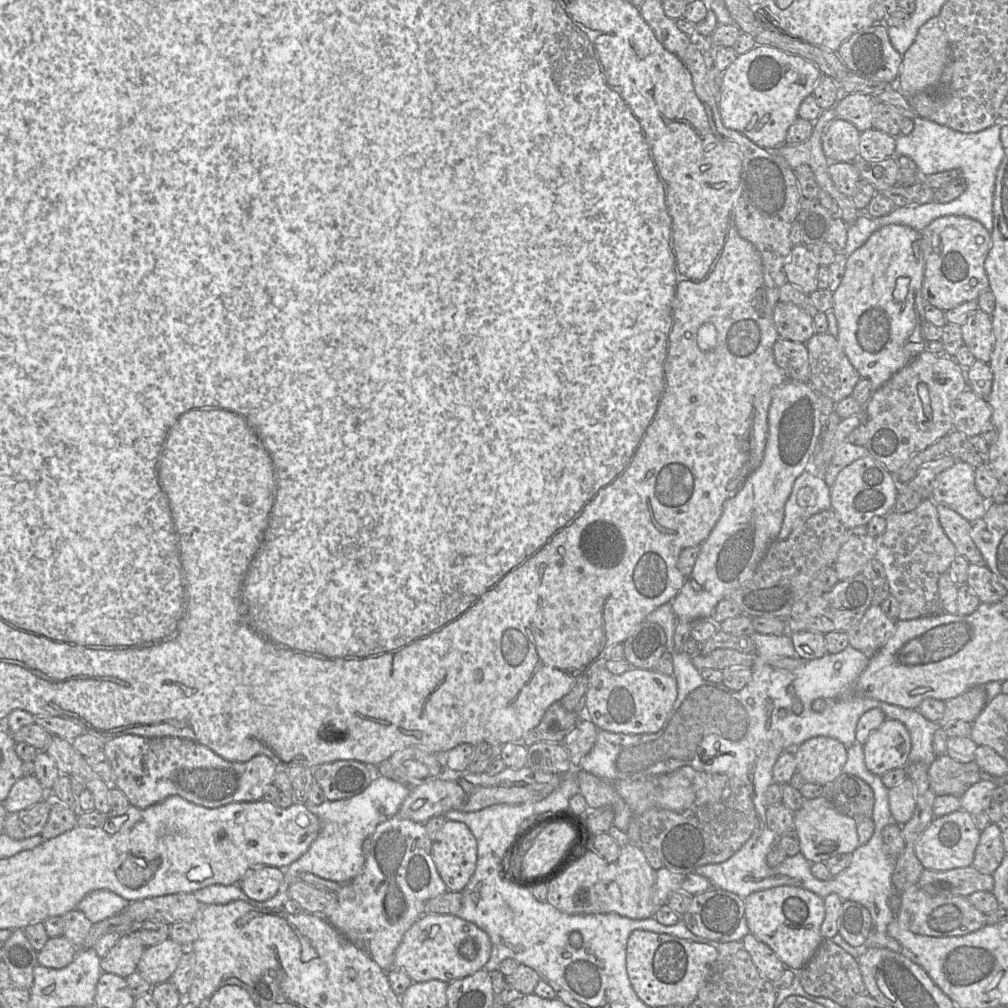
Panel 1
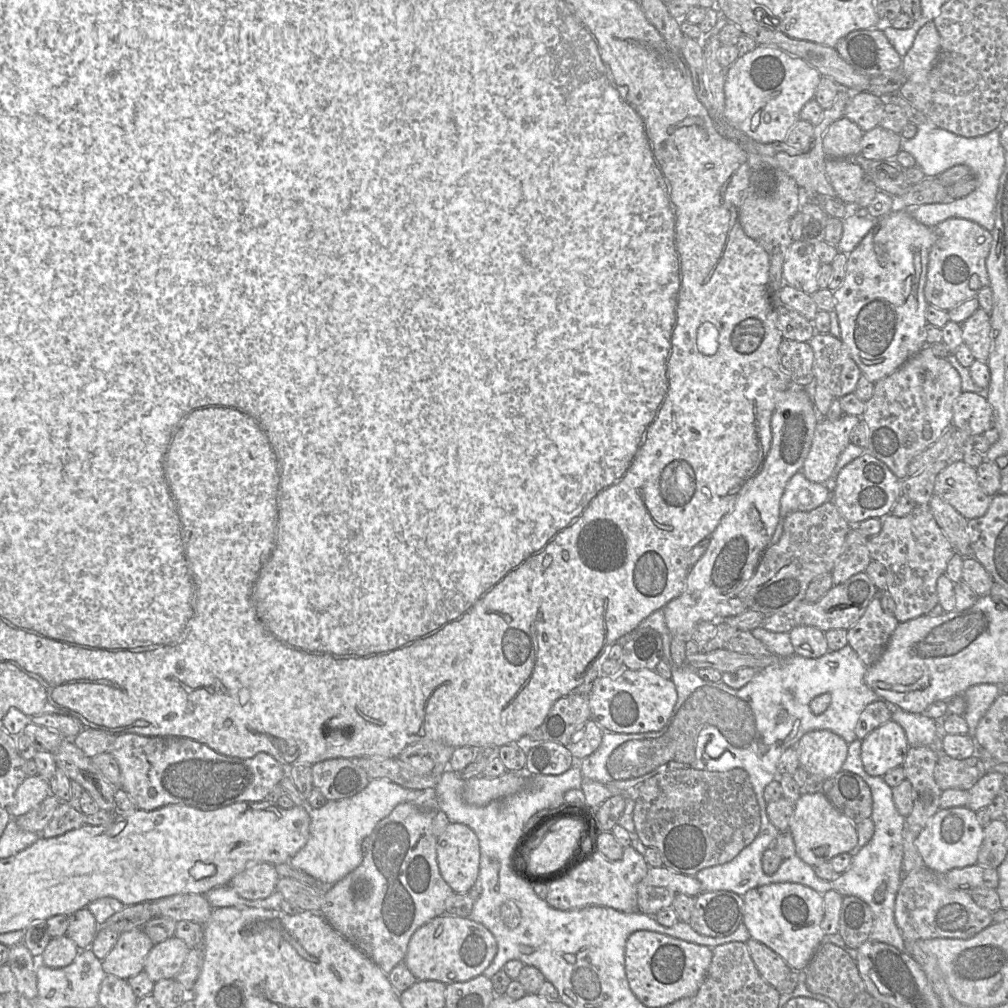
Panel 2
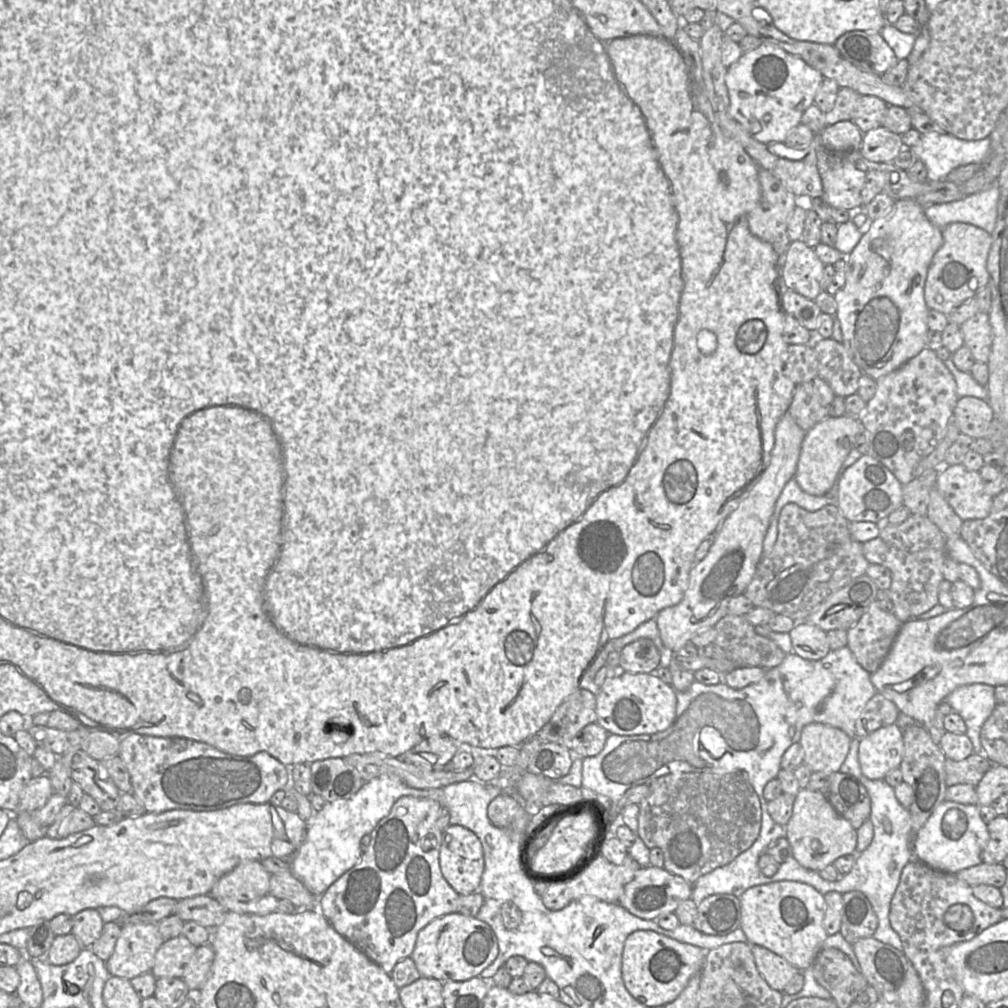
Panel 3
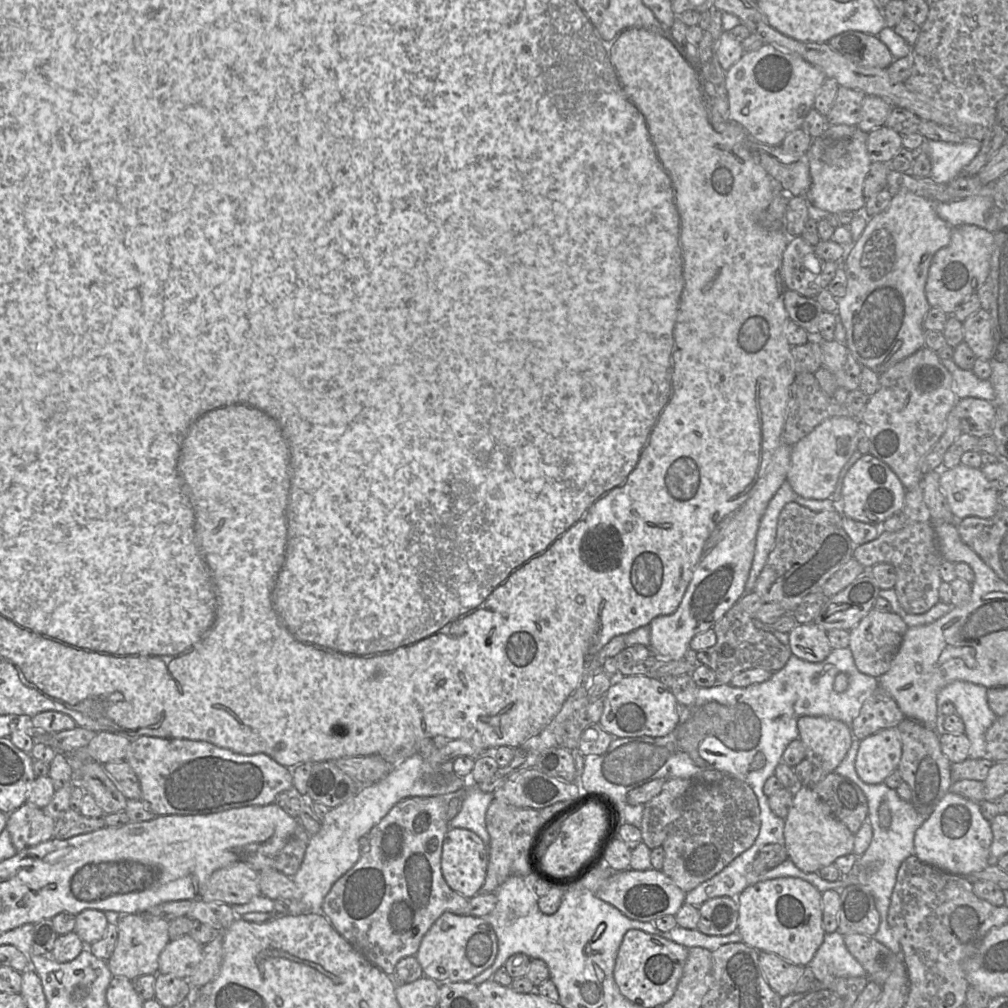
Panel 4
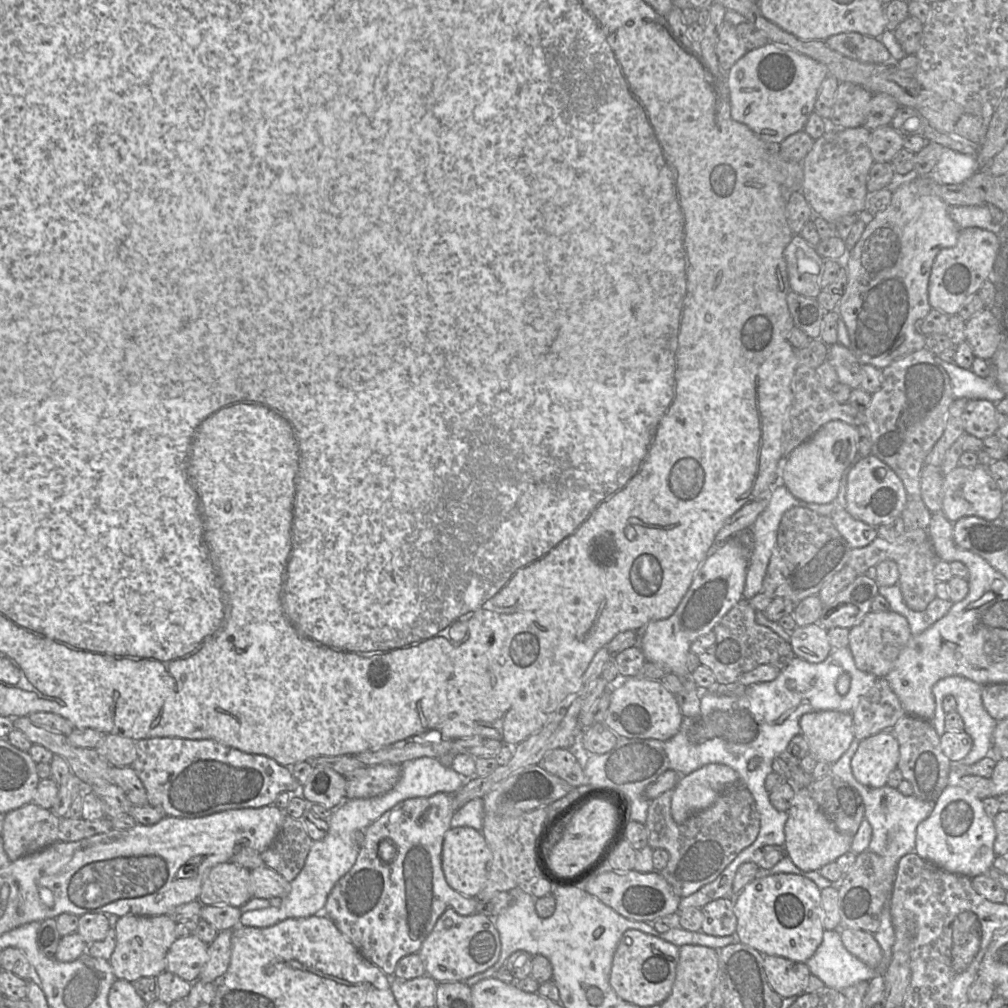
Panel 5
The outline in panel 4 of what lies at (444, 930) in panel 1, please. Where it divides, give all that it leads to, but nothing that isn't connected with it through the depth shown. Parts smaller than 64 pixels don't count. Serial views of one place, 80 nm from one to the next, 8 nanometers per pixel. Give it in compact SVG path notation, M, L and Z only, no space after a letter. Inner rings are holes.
M444 912L423 936L415 956L424 976L443 984L471 981L494 963L497 953L497 936L488 920Z

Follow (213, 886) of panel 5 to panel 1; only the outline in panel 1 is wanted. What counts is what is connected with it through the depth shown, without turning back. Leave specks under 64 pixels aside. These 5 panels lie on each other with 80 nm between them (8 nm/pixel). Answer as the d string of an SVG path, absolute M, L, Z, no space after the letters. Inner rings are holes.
M260 866L252 869L238 884L250 899L263 902L278 893L284 878L284 869Z

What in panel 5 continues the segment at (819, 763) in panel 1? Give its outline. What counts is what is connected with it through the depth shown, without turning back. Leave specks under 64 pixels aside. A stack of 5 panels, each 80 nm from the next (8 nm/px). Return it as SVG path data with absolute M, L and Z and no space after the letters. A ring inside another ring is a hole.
M818 711L804 714L800 720L800 732L808 744L808 754L817 762L833 764L849 748L855 739L852 713L840 711Z

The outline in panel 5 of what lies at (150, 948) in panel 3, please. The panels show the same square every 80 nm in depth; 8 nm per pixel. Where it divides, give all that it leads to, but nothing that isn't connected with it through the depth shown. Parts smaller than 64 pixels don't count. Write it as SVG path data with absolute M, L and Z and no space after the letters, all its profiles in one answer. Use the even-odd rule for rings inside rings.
M125 915L115 924L116 947L109 959L116 979L135 982L143 977L157 977L166 970L166 955L177 939L176 924L168 915Z

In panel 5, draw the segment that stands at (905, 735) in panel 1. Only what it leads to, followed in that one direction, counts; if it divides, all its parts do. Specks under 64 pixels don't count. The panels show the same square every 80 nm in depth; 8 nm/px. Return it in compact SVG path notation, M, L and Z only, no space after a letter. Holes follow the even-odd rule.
M884 730L859 742L851 760L854 777L861 784L880 788L898 766L899 744L891 730Z

